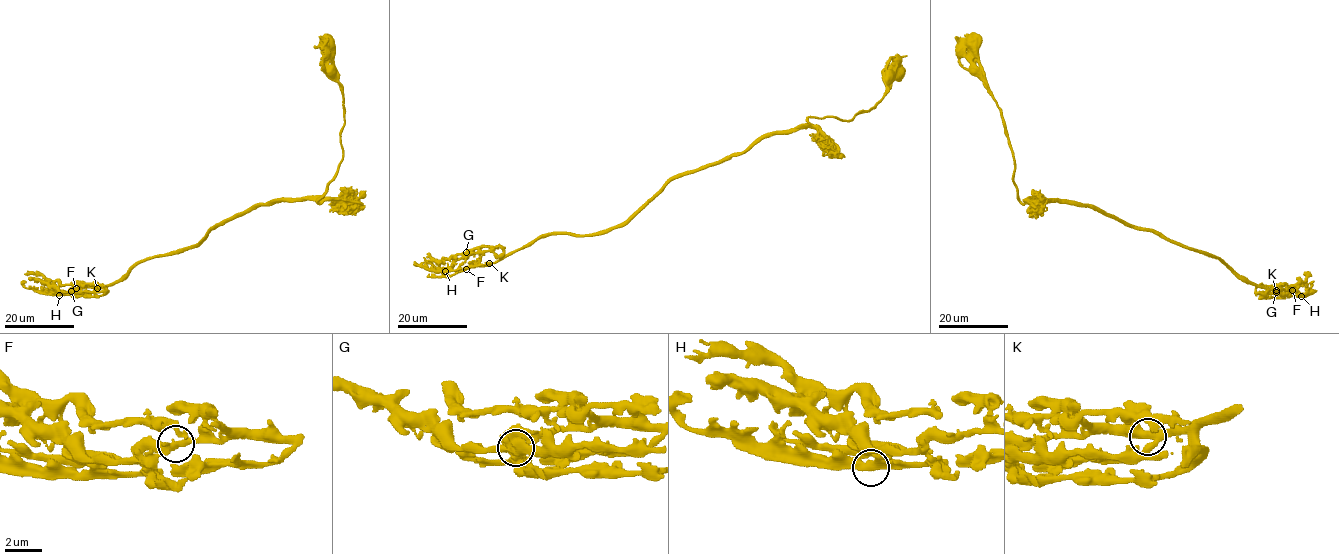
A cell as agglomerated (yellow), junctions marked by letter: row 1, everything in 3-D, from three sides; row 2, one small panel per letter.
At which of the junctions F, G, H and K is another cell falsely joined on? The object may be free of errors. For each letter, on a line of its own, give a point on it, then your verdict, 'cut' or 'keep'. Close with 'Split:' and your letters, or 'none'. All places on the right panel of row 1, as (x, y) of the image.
F: (1292, 290) | keep
G: (1276, 292) | keep
H: (1301, 296) | keep
K: (1276, 290) | keep
Split: none

